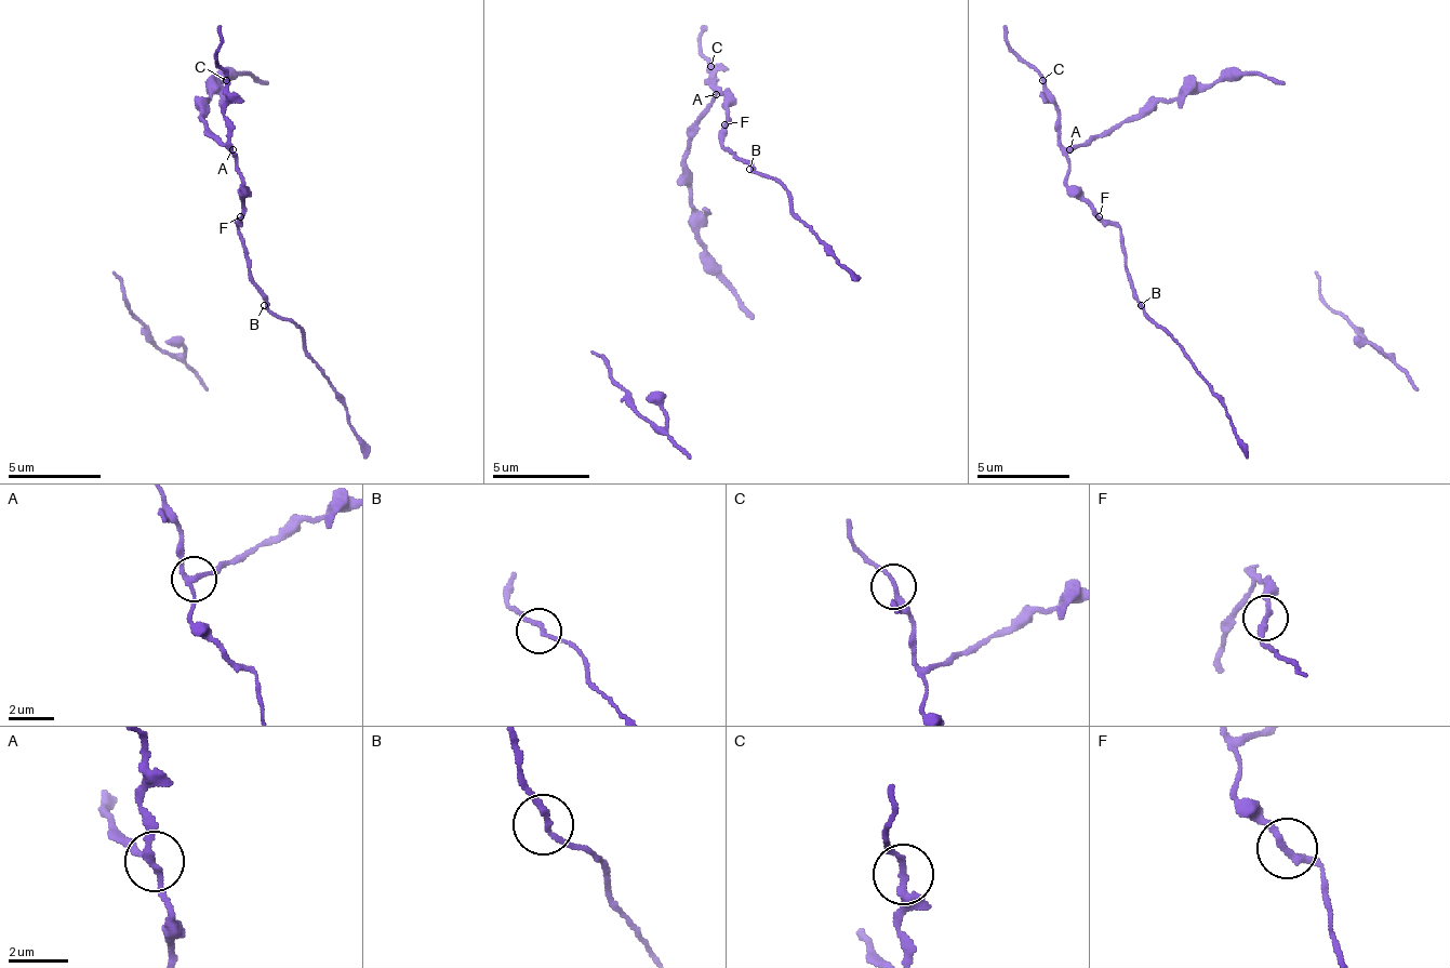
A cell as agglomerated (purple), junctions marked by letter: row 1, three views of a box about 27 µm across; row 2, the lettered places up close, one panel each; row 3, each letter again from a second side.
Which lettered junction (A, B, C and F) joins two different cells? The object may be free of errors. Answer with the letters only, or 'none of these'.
A

